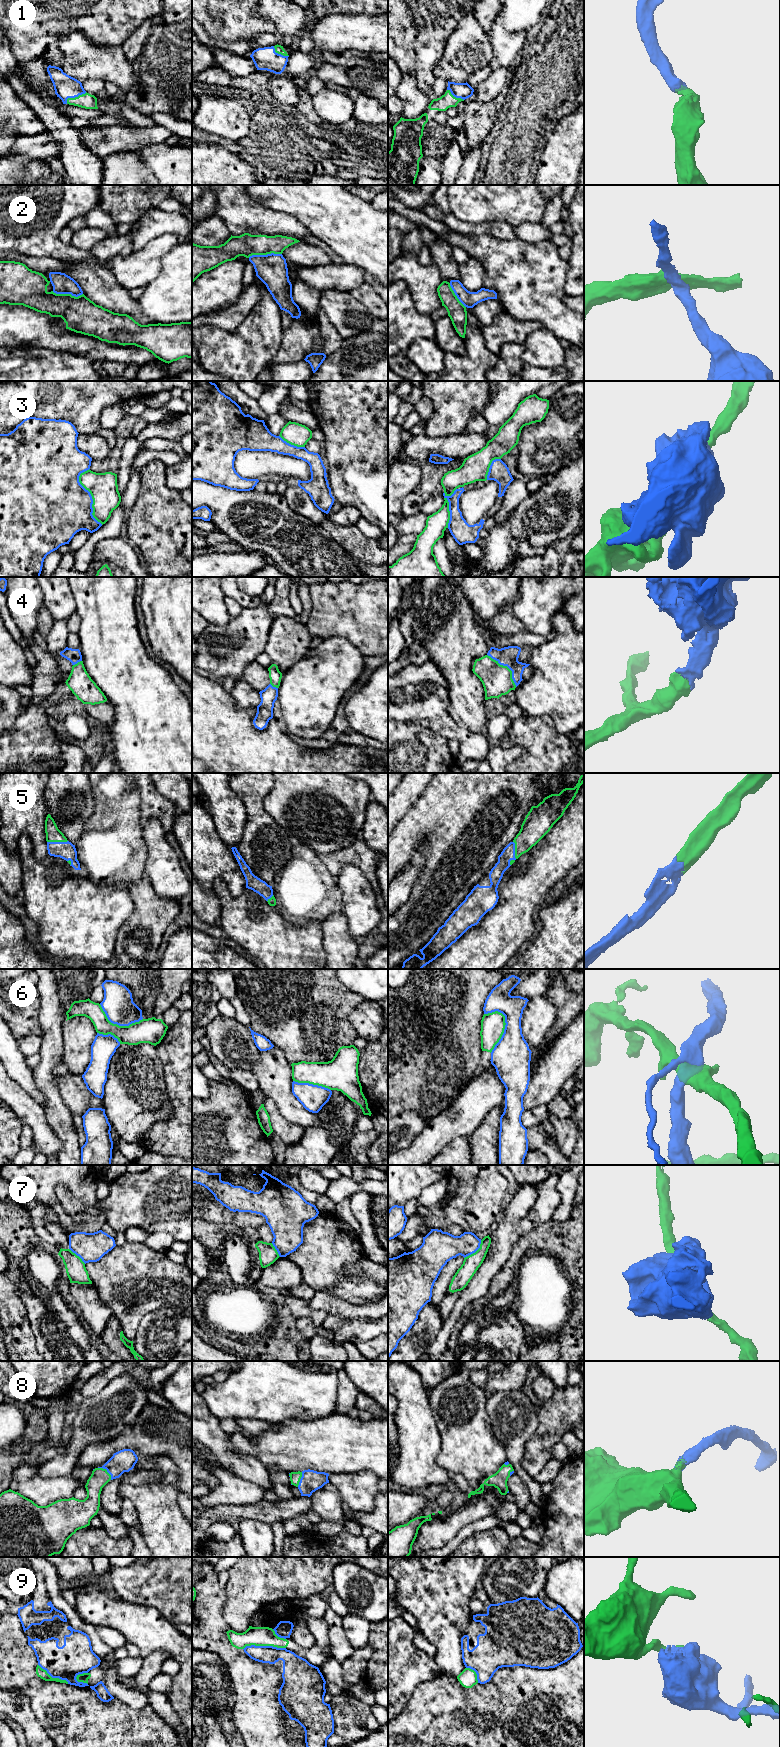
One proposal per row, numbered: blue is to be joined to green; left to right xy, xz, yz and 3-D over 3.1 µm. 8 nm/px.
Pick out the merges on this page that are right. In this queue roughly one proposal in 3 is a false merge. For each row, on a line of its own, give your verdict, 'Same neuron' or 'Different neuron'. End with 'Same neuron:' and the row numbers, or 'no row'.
1: Same neuron
2: Different neuron
3: Different neuron
4: Same neuron
5: Same neuron
6: Different neuron
7: Different neuron
8: Same neuron
9: Different neuron
Same neuron: 1, 4, 5, 8

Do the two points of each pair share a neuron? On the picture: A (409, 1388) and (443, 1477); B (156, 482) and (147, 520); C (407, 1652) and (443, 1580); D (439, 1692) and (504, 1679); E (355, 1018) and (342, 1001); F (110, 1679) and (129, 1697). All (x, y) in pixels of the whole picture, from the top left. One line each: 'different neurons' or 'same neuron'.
A: same neuron
B: same neuron
C: different neurons
D: same neuron
E: different neurons
F: same neuron

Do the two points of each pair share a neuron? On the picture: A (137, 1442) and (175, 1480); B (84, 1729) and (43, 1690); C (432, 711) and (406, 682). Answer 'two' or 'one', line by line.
A: one
B: one
C: one

